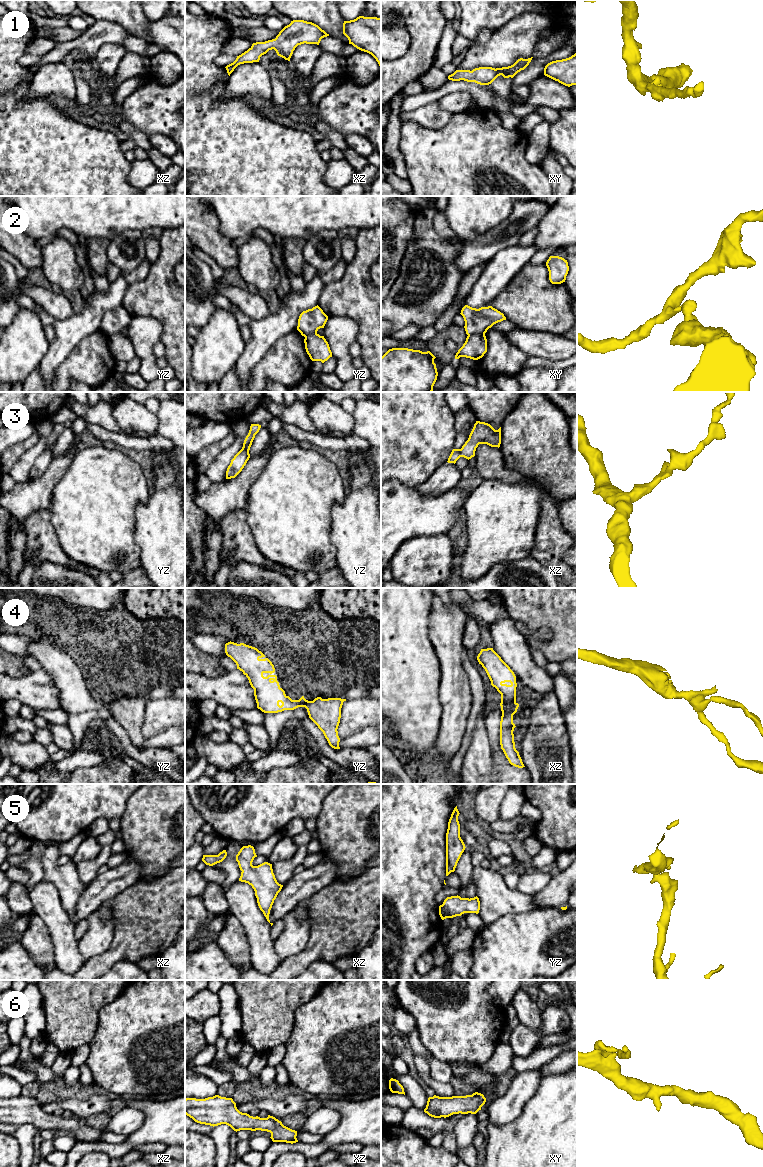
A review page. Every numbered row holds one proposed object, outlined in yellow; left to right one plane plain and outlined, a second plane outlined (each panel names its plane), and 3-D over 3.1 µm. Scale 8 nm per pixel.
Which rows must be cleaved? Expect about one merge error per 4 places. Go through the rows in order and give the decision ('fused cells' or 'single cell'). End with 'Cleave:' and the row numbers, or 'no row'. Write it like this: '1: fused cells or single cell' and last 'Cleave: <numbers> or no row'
1: single cell
2: fused cells
3: fused cells
4: single cell
5: single cell
6: single cell
Cleave: 2, 3

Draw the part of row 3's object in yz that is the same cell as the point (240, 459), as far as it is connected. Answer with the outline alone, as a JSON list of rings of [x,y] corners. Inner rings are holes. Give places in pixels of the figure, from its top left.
[[[250,448],[241,449],[234,456],[234,458],[231,460],[230,465],[227,468],[226,479],[235,478],[242,471],[242,469],[250,458],[249,450]]]

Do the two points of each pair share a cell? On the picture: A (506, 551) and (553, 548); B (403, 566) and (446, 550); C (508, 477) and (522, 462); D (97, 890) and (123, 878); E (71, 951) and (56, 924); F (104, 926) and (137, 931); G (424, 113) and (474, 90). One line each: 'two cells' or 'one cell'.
A: two cells
B: one cell
C: two cells
D: one cell
E: one cell
F: two cells
G: two cells

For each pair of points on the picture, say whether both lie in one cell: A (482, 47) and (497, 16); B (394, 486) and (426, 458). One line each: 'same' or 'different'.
A: different
B: different

